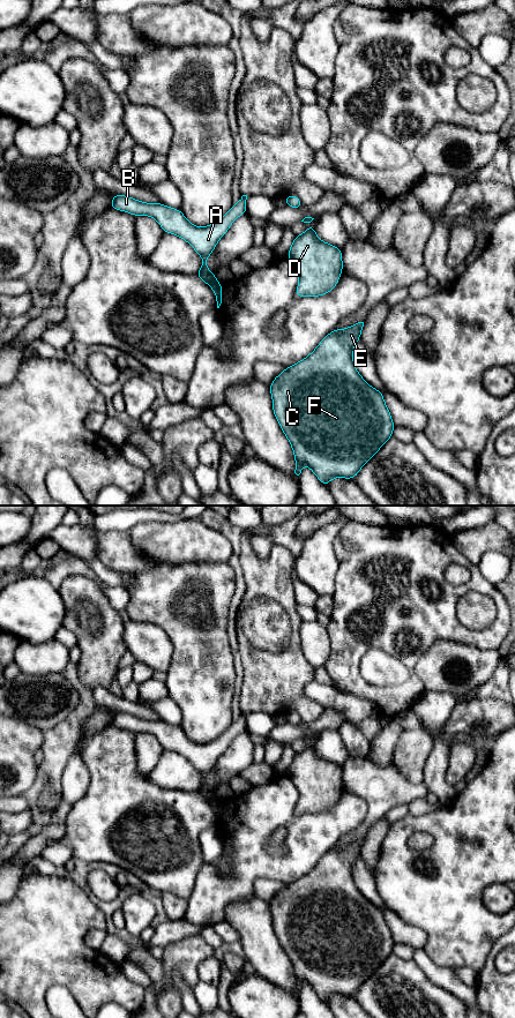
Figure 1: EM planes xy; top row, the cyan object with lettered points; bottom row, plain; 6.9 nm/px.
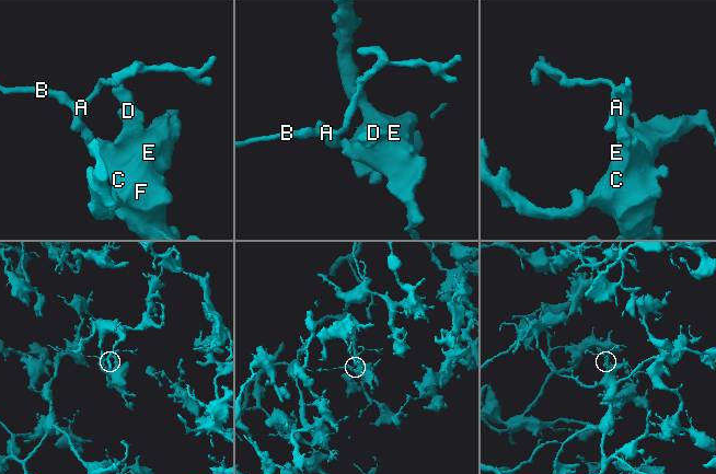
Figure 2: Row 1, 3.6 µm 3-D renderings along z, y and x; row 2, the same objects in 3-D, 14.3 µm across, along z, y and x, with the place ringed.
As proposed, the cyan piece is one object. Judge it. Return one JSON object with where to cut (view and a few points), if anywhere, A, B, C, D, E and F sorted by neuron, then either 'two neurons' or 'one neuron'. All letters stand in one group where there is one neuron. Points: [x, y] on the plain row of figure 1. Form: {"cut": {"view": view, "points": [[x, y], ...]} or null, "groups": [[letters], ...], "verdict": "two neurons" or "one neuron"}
{"cut": {"view": "xy", "points": [[215, 796], [210, 802]]}, "groups": [["A", "B"], ["C", "D", "E", "F"]], "verdict": "two neurons"}

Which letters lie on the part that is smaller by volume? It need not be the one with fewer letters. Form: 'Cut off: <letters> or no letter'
Cut off: A, B

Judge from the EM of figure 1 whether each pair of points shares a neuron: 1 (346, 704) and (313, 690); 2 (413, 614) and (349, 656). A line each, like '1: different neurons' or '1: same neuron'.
1: same neuron
2: same neuron

